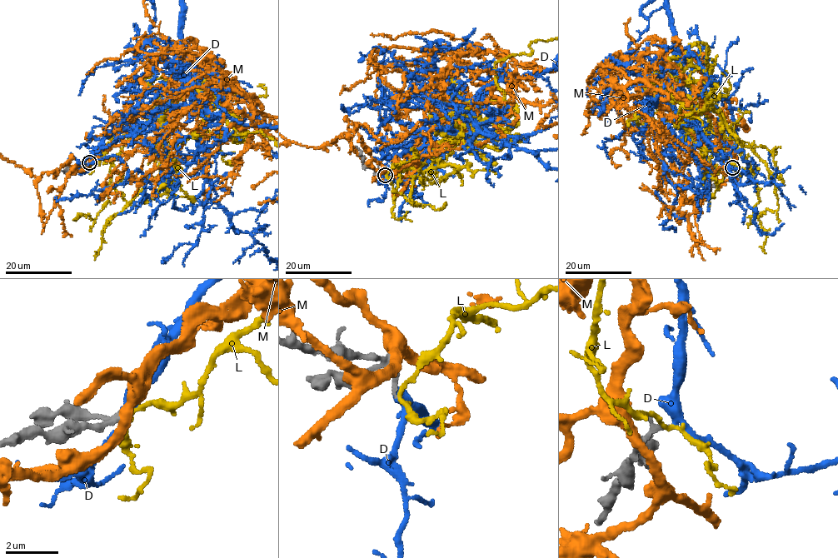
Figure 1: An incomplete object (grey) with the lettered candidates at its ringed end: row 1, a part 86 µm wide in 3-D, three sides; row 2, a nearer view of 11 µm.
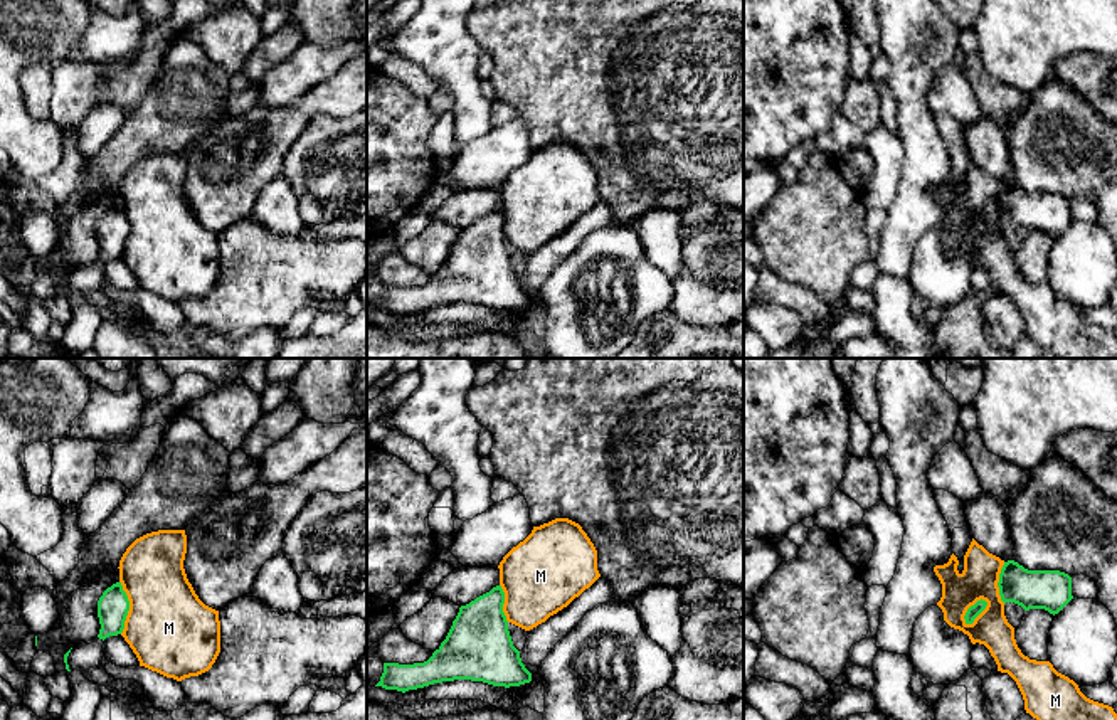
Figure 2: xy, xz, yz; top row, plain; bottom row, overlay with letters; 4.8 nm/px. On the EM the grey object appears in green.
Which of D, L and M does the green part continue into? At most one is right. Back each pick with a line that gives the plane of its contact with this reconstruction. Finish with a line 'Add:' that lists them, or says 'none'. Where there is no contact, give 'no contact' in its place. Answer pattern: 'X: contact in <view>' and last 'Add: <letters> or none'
D: no contact
Add: D

